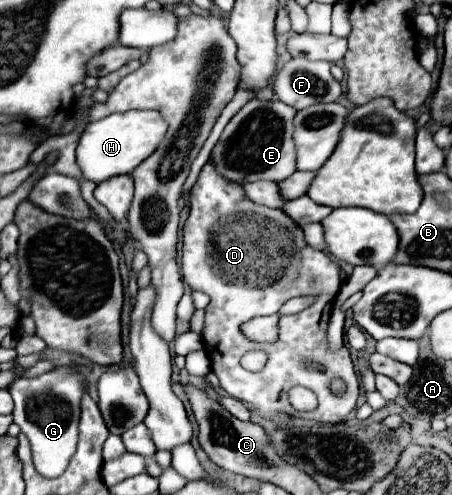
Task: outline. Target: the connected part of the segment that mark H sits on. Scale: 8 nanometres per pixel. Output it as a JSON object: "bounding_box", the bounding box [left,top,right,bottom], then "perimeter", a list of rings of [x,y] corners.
{"bounding_box":[77,110,169,184],"perimeter":[[[157,110],[115,112],[91,122],[77,146],[77,164],[83,172],[83,178],[99,184],[113,176],[131,174],[137,164],[141,164],[145,158],[149,158],[149,154],[157,150],[157,144],[161,144],[167,128],[169,126]]]}

